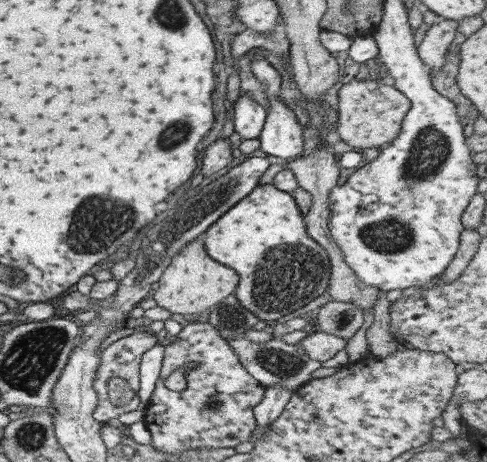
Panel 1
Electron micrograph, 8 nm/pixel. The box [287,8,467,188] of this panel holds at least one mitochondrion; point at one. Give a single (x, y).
(432, 149)

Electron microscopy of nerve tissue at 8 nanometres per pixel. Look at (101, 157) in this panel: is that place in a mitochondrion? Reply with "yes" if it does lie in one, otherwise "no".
no

